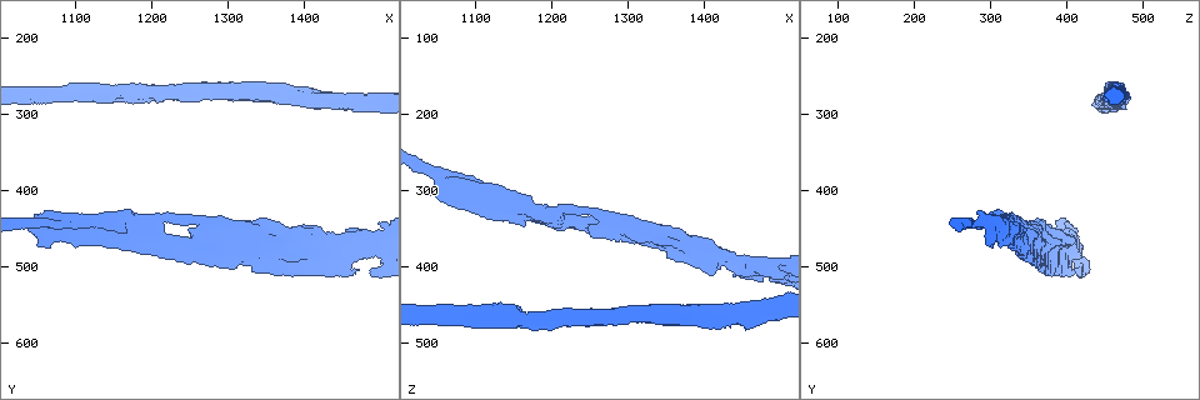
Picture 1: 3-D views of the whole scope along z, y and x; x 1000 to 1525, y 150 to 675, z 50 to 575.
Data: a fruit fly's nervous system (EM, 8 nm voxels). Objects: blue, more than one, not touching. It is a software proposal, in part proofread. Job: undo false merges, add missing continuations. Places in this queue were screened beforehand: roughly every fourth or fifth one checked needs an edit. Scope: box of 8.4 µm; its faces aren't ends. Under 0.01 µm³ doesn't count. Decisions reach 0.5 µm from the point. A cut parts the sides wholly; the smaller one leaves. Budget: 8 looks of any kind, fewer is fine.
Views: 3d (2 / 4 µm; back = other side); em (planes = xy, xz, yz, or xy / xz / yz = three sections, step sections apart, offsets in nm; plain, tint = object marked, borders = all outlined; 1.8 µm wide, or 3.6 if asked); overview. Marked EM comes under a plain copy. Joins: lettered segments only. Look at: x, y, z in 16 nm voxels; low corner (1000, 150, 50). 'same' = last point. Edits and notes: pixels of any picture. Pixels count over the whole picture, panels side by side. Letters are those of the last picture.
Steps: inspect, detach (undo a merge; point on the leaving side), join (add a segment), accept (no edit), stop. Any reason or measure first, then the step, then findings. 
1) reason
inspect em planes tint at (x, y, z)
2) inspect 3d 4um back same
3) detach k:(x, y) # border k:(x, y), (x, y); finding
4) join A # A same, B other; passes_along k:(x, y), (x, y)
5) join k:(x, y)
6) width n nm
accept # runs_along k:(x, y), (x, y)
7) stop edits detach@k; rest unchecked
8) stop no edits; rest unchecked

thick end
inspect 3d 2um at (1165, 430, 305)

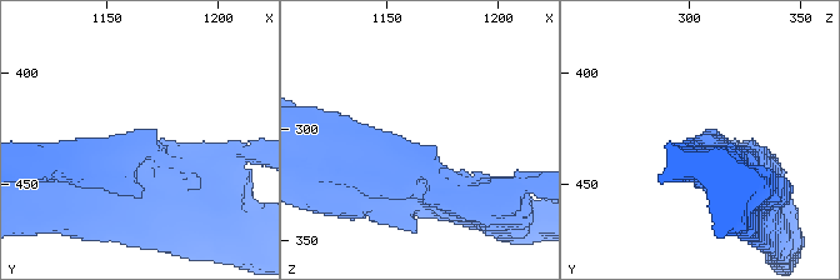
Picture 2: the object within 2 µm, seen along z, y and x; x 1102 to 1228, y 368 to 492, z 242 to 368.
inspect em yz step 4 tint at (1164, 426, 306)

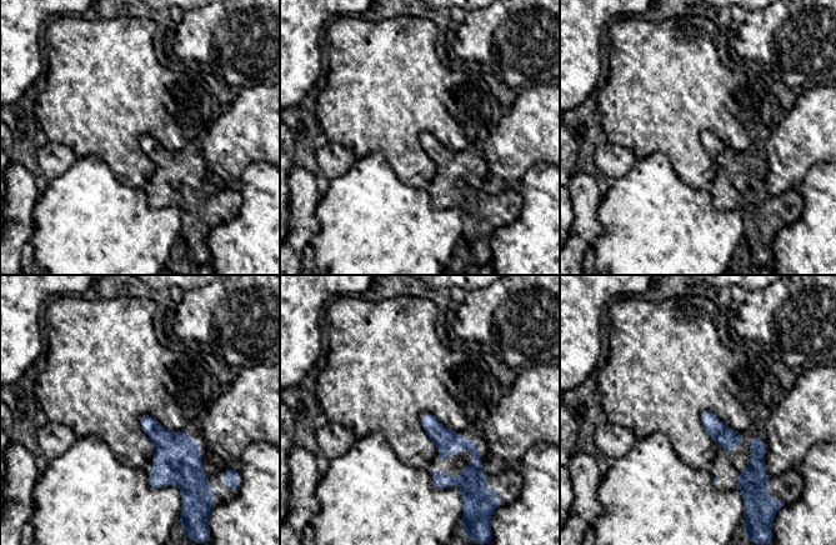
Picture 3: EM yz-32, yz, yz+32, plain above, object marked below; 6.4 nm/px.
inspect em planes borders same

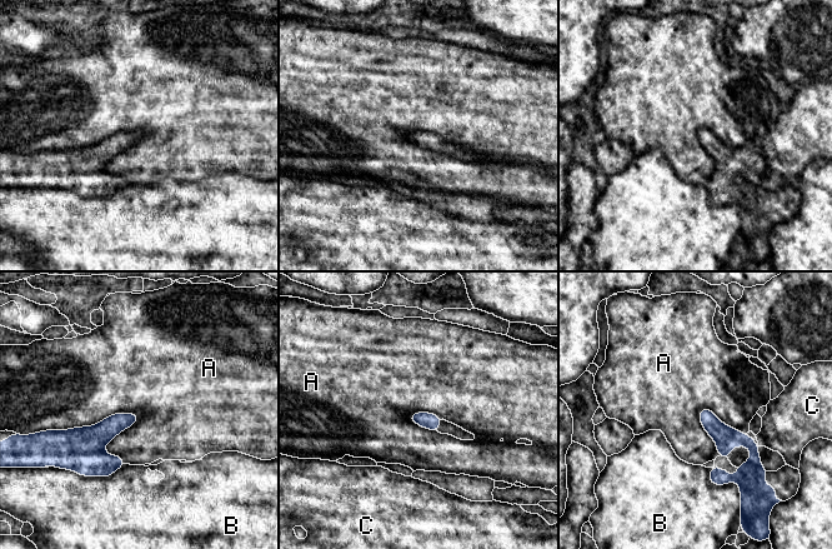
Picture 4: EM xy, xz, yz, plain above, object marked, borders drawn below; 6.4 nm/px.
accept # A other, B other, C other; no lettered segment goes on from it

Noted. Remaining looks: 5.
free end
inspect em planes borders at (1465, 505, 410)

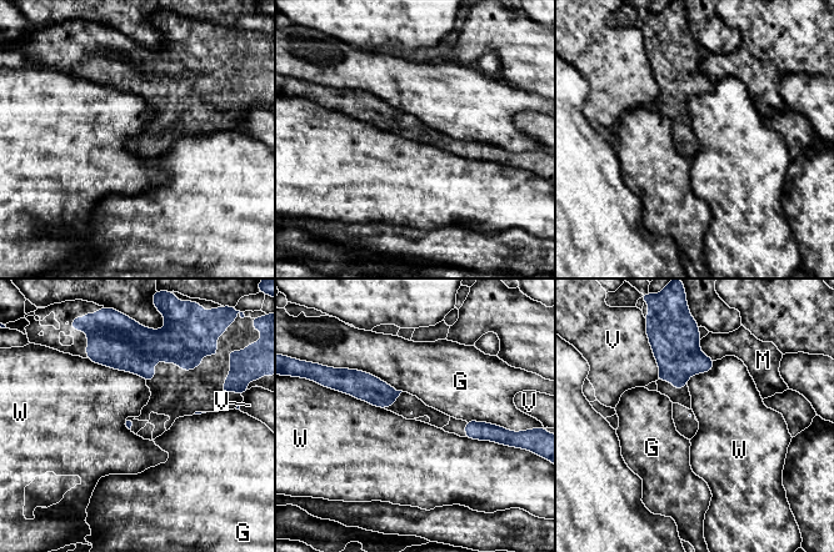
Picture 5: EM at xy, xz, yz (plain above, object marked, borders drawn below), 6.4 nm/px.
accept # G other, M other, V other, W other; border 5:(86, 357), (134, 372), (145, 381); none of them fits

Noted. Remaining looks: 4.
calibre changes
inspect 3d 4um at (1295, 465, 350)

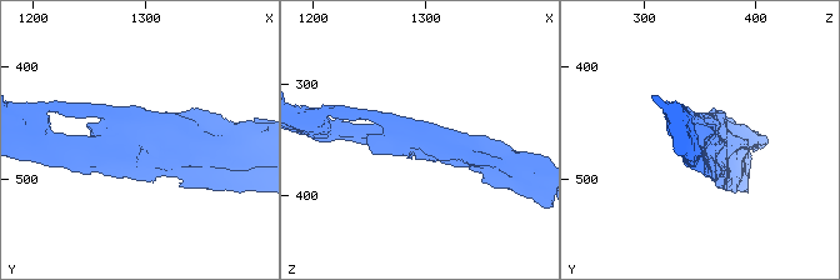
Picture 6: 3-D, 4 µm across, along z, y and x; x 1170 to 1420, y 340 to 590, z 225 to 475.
inspect em xy step 8 tint at (1294, 462, 350)

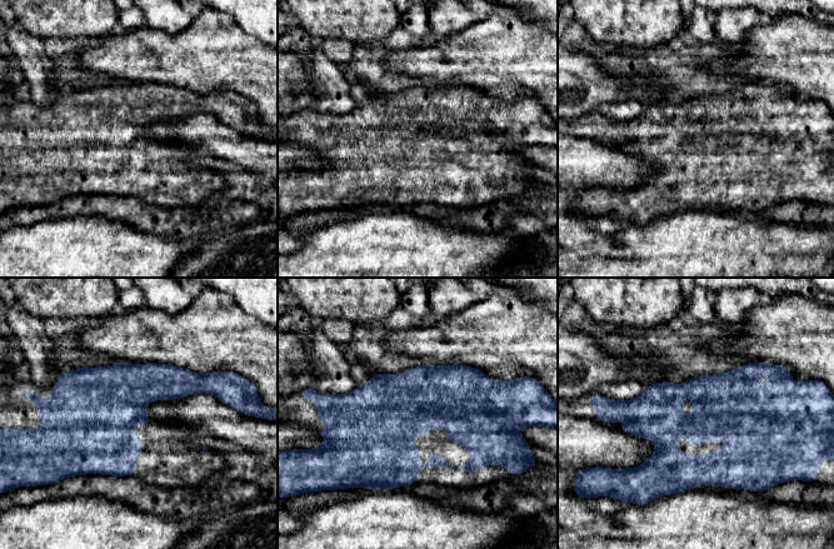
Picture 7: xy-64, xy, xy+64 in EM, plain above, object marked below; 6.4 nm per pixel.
cut it another way
inspect em planes borders same

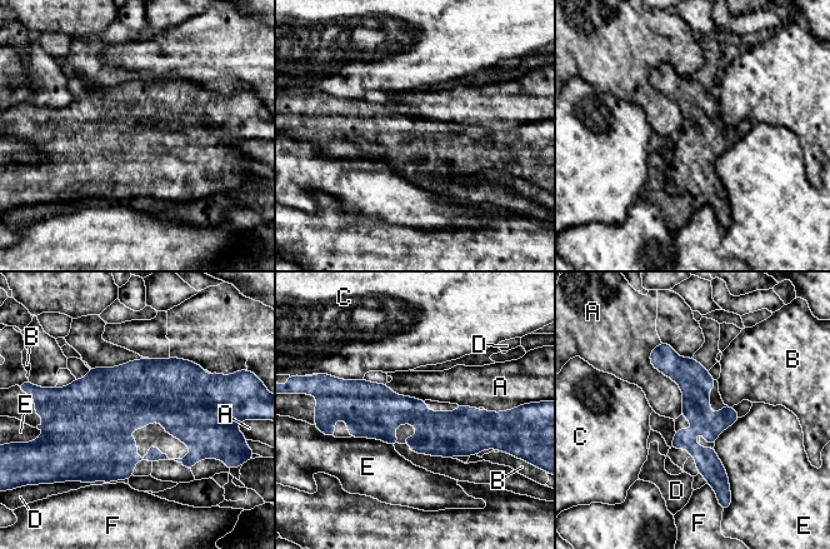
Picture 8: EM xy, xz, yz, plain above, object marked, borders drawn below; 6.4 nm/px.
width 190 nm; longest_contact A 480 nm
accept # A other, B other, C other, D other, E other, F other; continuous, no second neuron

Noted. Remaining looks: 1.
stop no edits; rest unchecked

